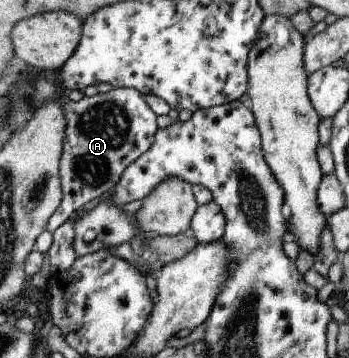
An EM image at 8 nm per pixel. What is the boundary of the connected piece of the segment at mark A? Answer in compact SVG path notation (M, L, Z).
M112 87L104 93L83 96L76 102L63 95L58 101L65 116L65 136L58 168L62 198L46 224L46 230L51 233L78 212L85 202L113 189L123 170L149 150L158 129L155 126L157 116L134 88Z

